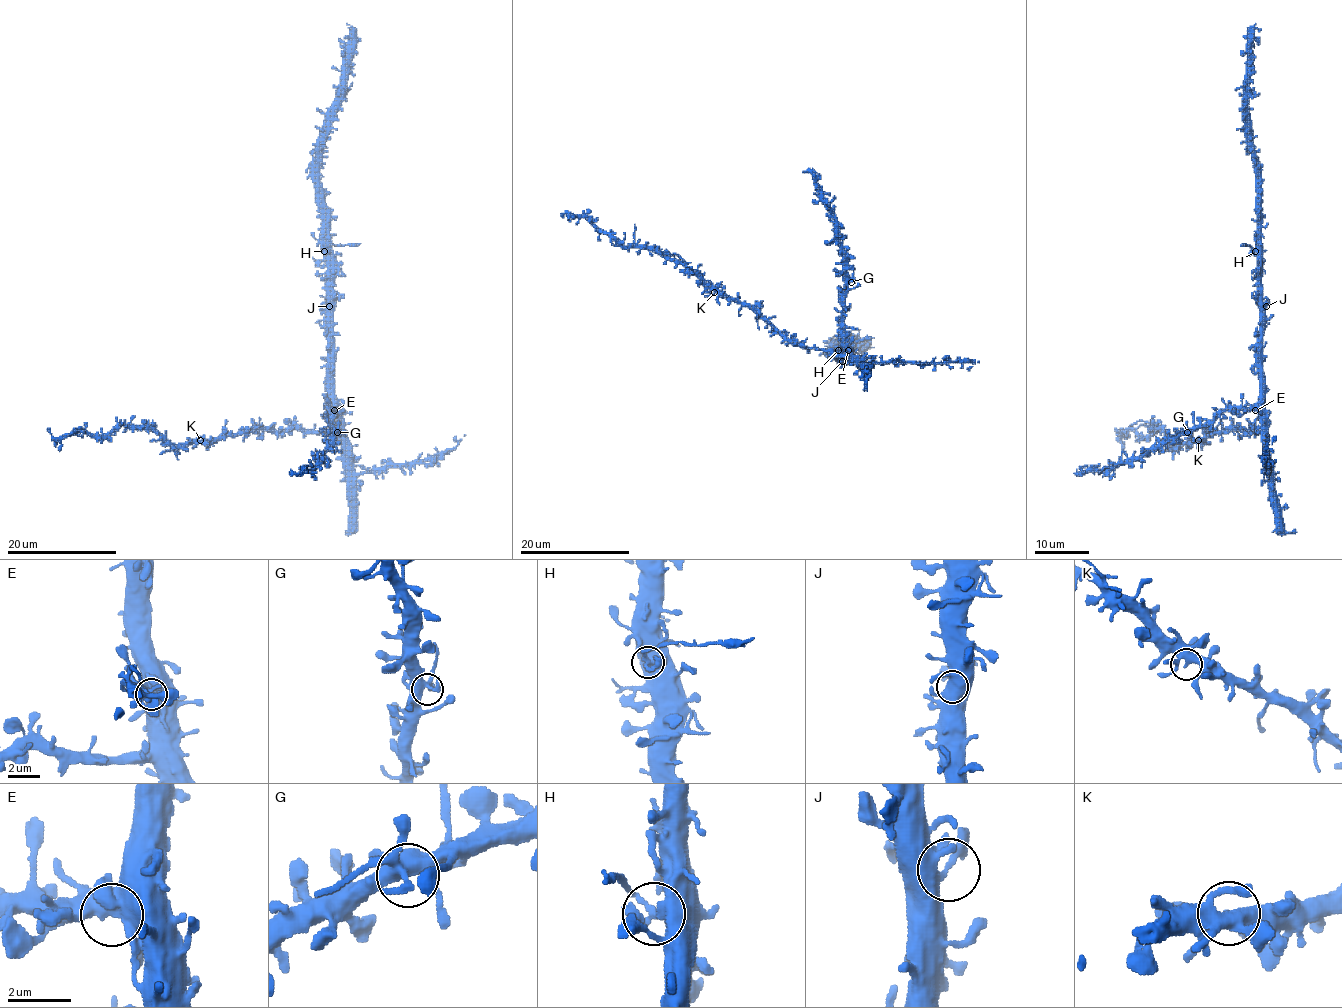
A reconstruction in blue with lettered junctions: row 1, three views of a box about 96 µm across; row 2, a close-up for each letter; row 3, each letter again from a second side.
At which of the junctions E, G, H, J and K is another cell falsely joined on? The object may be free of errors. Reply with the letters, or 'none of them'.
H

